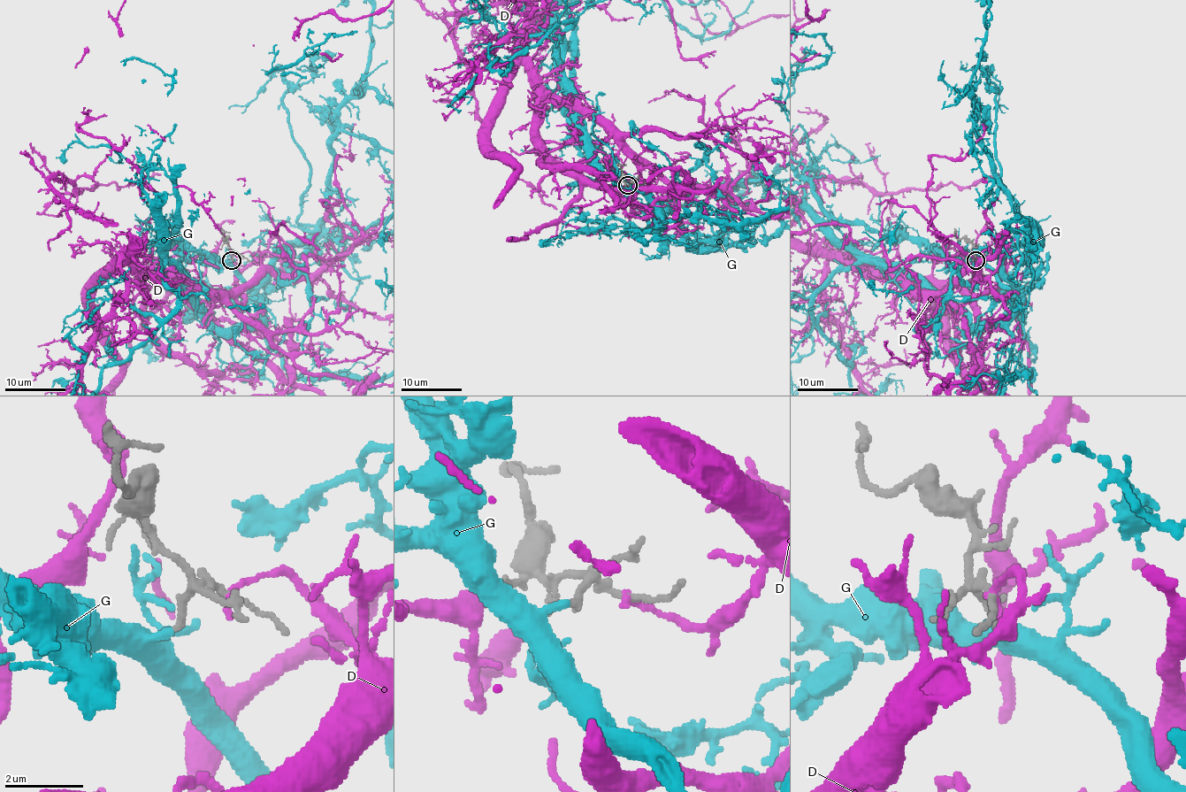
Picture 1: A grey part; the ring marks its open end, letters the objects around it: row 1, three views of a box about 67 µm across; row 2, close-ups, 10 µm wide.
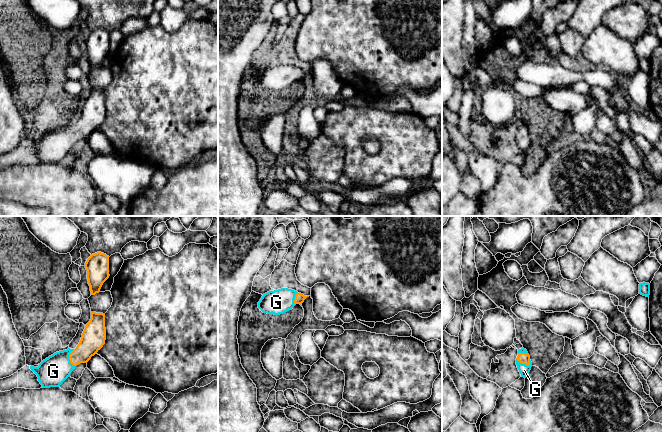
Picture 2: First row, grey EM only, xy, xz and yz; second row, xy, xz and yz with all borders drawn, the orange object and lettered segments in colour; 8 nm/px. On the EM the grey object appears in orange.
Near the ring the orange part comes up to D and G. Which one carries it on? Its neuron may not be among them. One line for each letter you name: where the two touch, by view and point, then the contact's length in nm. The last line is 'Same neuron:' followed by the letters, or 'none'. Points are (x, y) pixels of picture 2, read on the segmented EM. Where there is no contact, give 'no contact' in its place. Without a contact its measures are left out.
G: meets orange in xy at (69, 358); contact 140 nm long
Same neuron: G

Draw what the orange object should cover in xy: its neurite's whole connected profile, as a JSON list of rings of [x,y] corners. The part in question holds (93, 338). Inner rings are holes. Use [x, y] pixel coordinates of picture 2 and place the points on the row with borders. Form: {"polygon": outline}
{"polygon": [[[91,312],[81,340],[75,349],[59,351],[43,360],[38,367],[30,366],[43,388],[59,387],[80,363],[87,363],[105,344],[105,314]]]}

